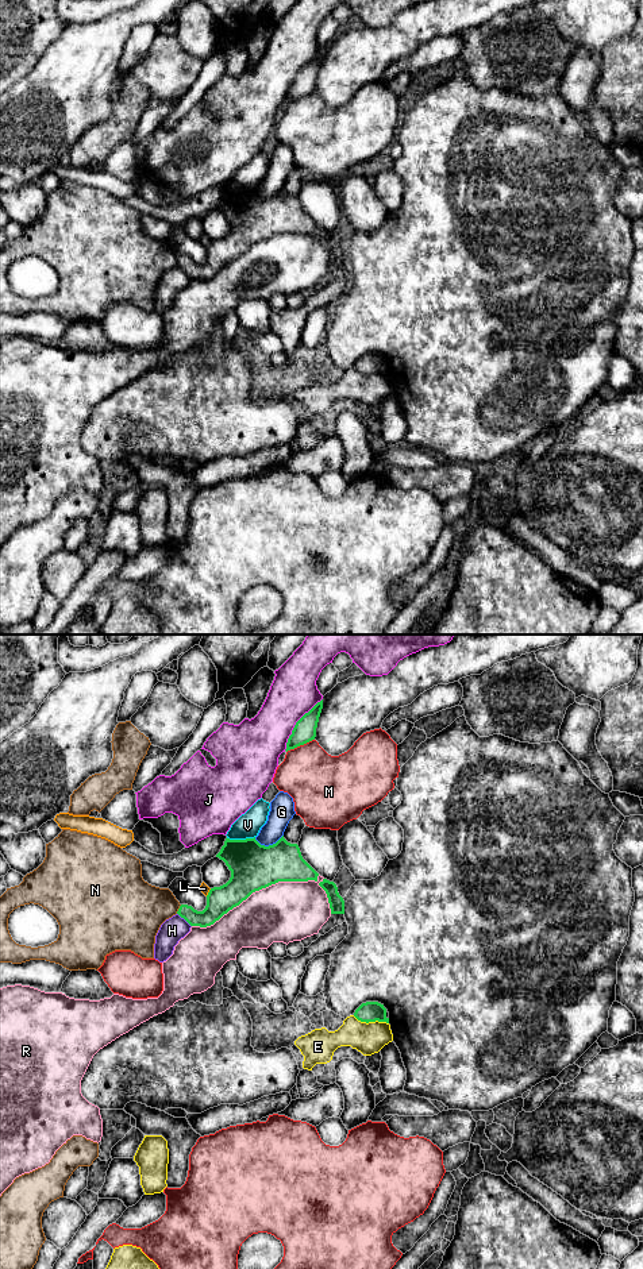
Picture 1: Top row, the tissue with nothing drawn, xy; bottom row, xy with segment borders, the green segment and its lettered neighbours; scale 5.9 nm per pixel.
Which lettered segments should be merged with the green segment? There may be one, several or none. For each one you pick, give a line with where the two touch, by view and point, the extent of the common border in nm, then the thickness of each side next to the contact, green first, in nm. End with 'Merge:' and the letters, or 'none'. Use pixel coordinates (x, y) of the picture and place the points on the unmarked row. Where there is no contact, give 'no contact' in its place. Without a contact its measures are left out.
Merge: none

